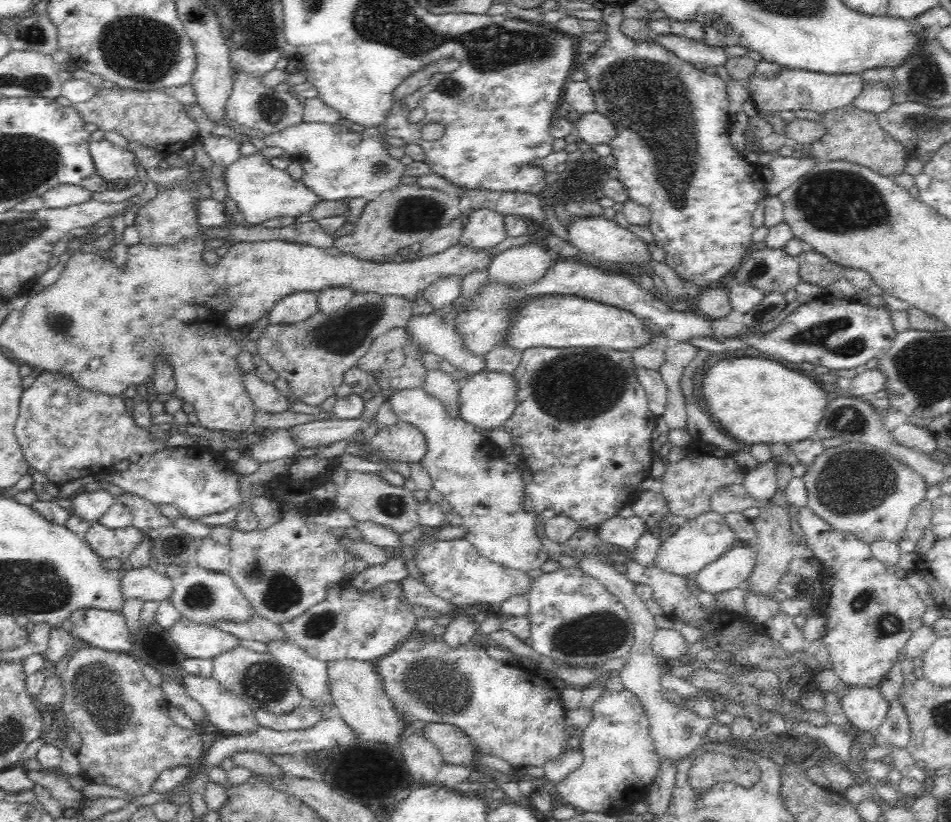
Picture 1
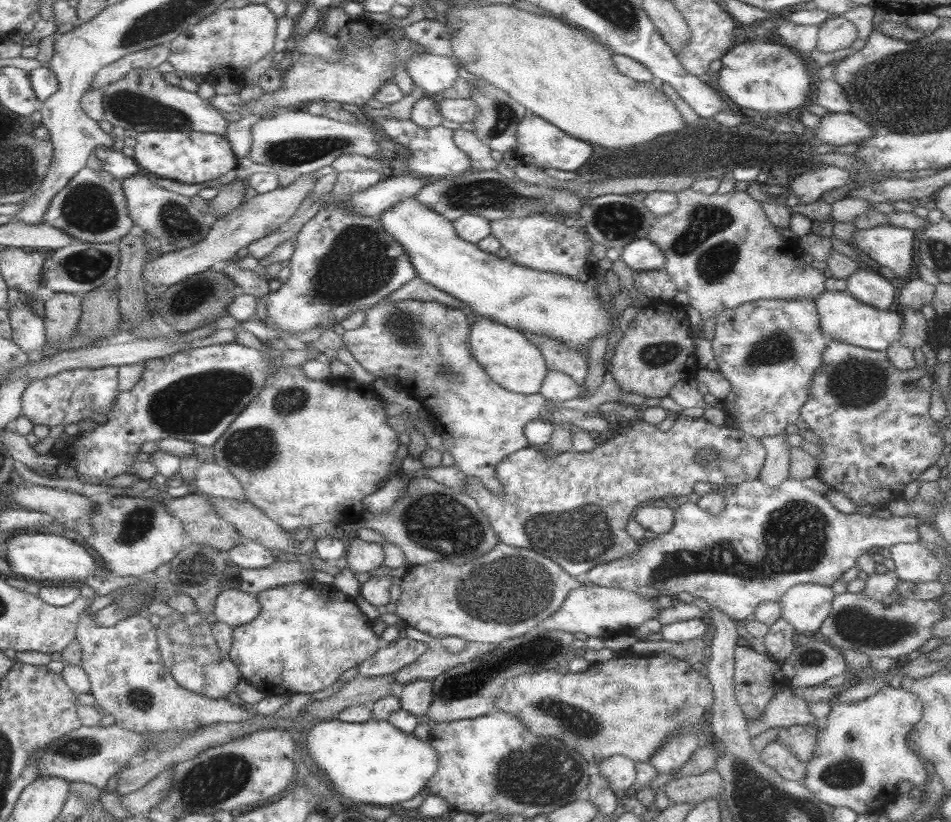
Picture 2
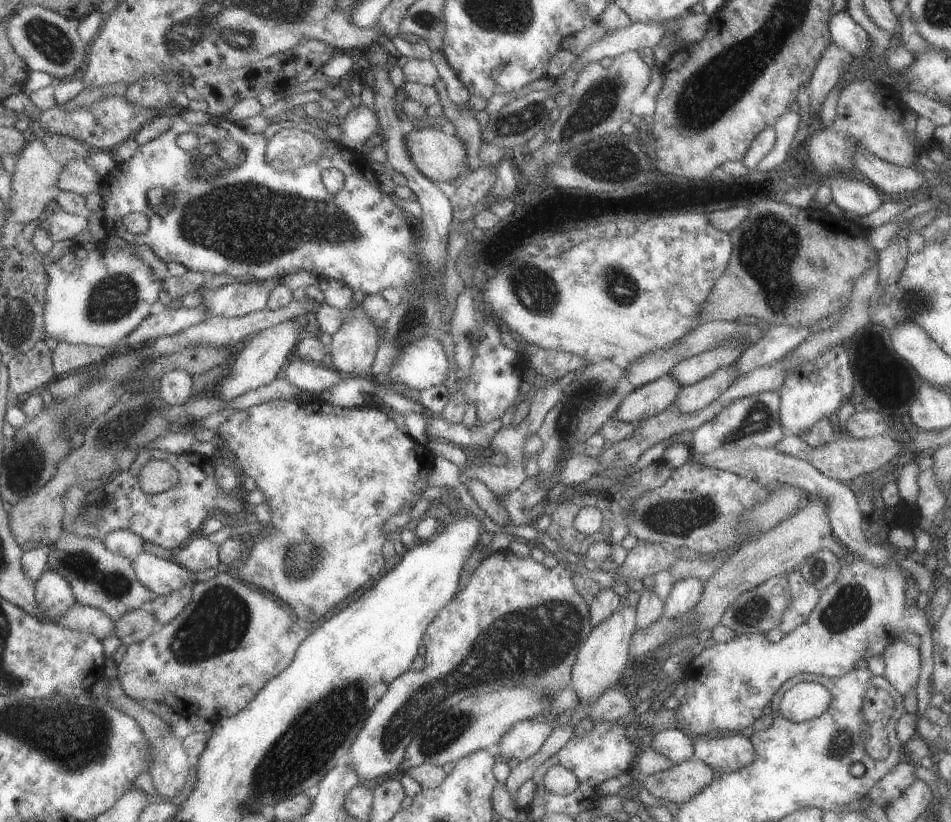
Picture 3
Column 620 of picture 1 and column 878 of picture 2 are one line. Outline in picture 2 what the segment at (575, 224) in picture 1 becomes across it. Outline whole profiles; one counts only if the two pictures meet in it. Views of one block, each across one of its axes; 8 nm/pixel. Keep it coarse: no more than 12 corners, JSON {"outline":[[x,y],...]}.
{"outline":[[857,230],[855,248],[895,278],[909,278],[917,232]]}

